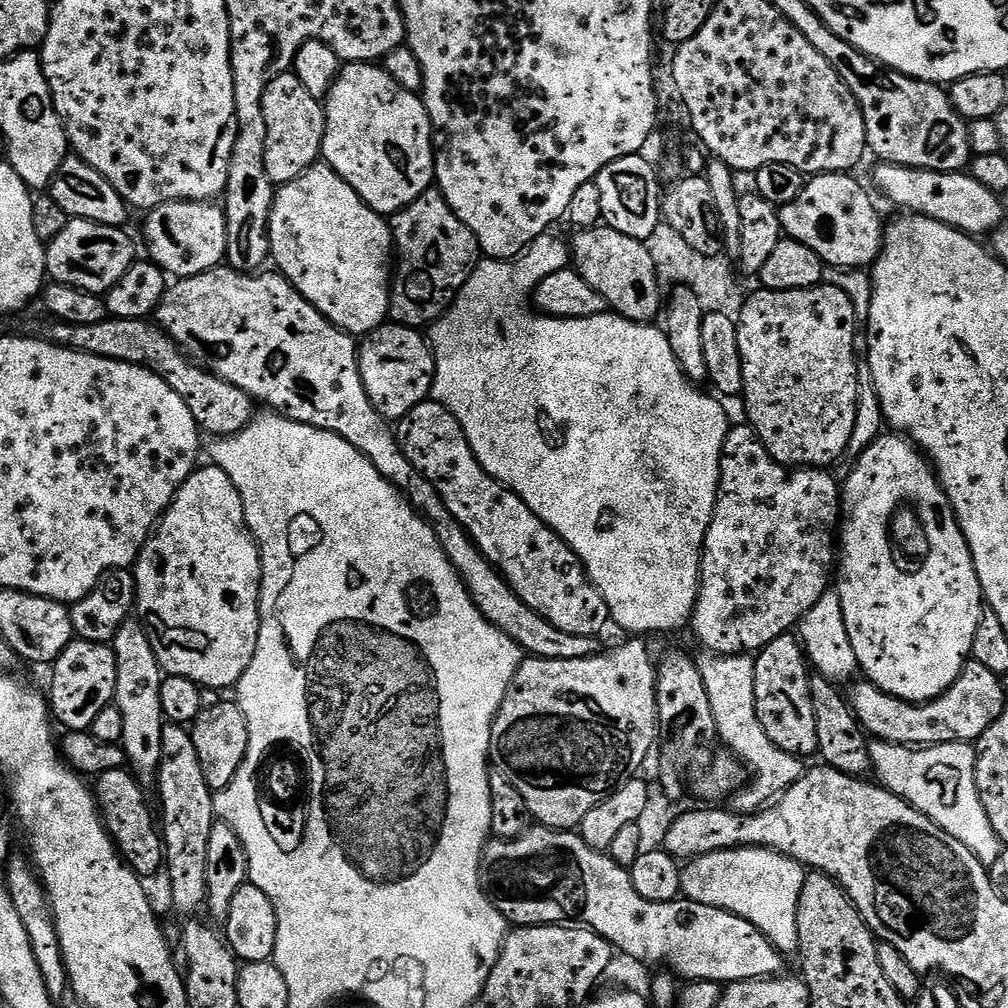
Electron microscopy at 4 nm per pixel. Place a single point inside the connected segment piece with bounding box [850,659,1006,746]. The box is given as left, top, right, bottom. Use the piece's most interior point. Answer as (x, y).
(961, 714)

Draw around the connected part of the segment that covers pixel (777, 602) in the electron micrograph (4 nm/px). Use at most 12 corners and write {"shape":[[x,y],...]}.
{"shape":[[729,427],[690,632],[721,656],[829,591],[842,488]]}

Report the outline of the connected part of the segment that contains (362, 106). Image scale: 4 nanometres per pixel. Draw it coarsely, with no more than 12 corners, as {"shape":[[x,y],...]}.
{"shape":[[376,62],[322,103],[323,163],[391,217],[433,187],[426,106]]}

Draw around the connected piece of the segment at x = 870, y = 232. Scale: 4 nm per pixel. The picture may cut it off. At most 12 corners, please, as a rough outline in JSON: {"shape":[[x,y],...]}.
{"shape":[[842,172],[779,209],[783,235],[828,268],[867,269],[884,246],[876,204]]}

